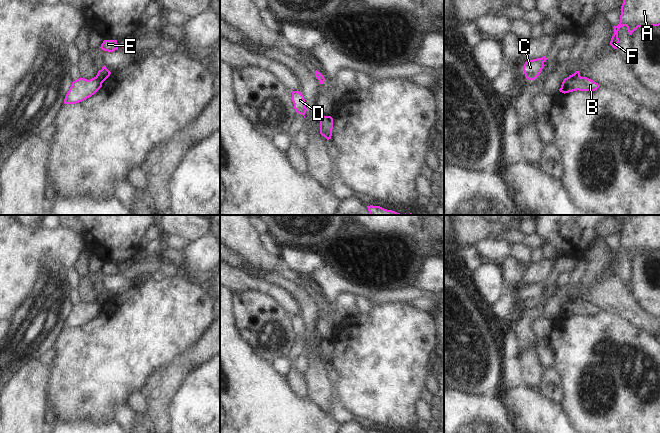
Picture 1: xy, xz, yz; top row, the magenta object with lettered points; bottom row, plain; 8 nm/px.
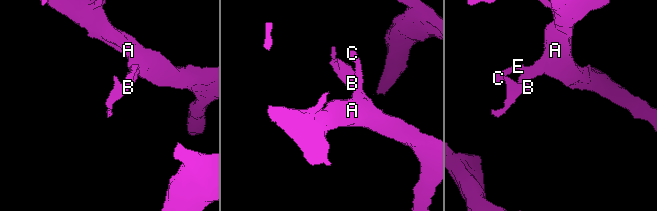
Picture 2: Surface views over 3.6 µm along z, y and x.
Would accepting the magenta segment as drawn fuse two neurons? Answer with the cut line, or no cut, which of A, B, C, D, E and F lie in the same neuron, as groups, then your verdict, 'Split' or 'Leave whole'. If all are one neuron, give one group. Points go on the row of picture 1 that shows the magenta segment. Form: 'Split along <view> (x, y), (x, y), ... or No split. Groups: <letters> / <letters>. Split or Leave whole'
Split along xy (96, 76), (102, 82). Groups: A C E F / B D. Split

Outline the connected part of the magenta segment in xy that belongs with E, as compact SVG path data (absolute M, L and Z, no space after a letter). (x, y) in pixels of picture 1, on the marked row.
M104 40L100 48L108 52L113 52L115 50L118 50L117 40Z

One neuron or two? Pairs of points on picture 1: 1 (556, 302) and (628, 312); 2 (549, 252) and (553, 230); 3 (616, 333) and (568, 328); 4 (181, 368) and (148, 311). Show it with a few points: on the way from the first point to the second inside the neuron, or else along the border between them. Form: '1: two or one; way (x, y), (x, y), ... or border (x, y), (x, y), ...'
1: two; border (581, 278), (568, 298)
2: two; border (544, 243), (549, 243), (557, 256)
3: one; way (604, 333), (580, 333)
4: two; border (194, 344), (187, 347), (168, 364), (155, 371)

